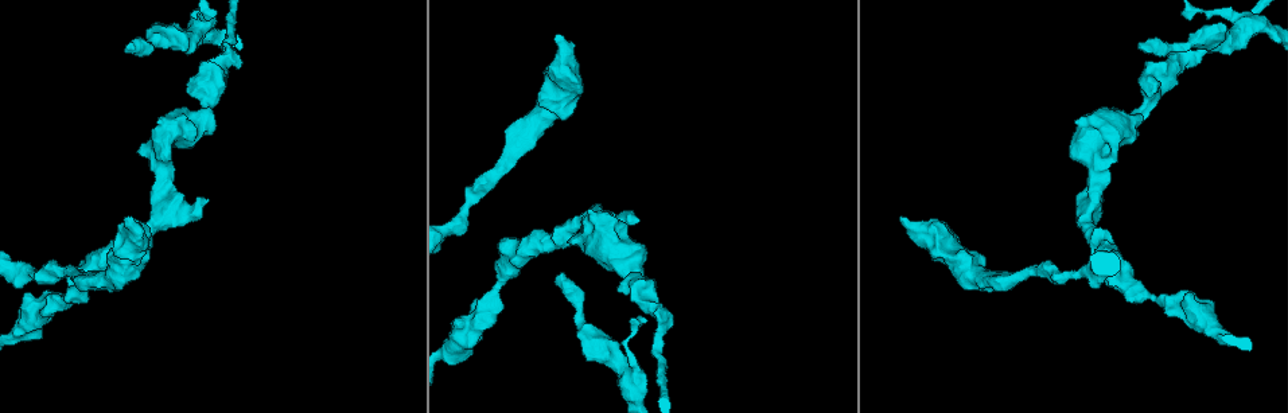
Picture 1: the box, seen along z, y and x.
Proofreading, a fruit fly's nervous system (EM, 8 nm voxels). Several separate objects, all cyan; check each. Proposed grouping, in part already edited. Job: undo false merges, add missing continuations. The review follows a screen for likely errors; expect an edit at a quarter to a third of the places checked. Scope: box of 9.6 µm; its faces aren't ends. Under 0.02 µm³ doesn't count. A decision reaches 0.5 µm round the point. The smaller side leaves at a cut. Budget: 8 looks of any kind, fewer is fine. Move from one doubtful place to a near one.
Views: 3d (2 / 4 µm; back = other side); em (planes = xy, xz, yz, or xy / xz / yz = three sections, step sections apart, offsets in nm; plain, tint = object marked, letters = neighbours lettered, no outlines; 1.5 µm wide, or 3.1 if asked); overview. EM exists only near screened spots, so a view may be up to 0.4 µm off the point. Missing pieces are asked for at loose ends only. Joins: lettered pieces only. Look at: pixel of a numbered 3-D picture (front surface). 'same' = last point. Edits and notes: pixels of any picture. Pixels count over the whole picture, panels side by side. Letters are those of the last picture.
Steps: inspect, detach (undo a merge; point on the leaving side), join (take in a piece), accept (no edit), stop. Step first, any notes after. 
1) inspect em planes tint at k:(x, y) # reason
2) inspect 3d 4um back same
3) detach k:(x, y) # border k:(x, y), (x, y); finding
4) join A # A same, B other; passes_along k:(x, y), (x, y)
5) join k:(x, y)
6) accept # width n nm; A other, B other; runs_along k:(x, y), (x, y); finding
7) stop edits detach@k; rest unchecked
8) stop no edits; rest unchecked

inspect em yz step 8 letters at 1:(127, 46) # free end

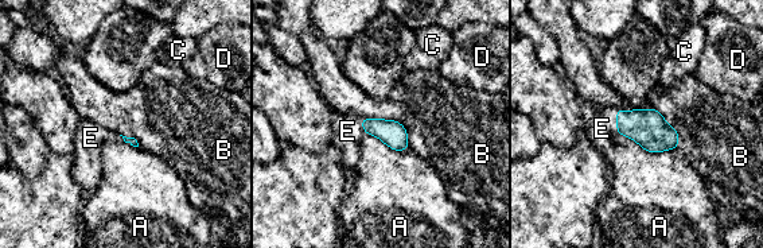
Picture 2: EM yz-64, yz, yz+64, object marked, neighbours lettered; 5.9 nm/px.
inspect em planes letters same

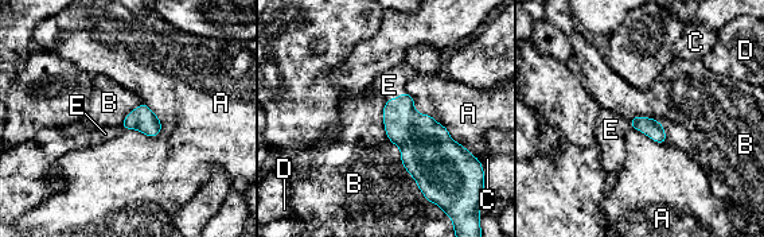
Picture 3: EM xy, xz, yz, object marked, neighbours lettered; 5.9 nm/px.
join E # width 110 nm; A other, B other, C other, D other, E same; passes_along 3:(414, 133), (394, 98), (389, 85); the neuron continues

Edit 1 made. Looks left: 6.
inspect em planes tint at 1:(621, 251) # calibre changes

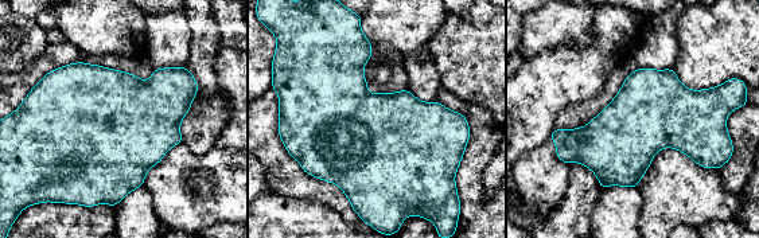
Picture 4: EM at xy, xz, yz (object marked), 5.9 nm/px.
inspect em planes letters same # what lies round it

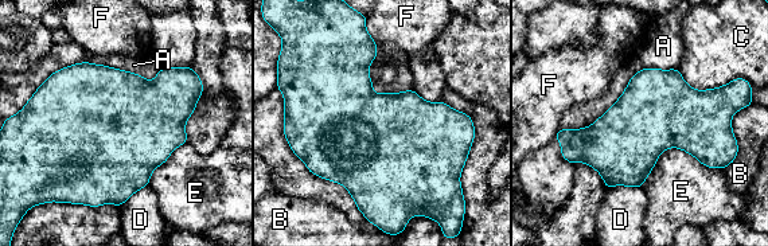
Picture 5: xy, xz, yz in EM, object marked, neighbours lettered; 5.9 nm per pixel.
accept # width 460 nm; A other, B other, C other, D other, E other, F other; one neuron here

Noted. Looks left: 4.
inspect em planes tint at 1:(75, 295) # calibre changes

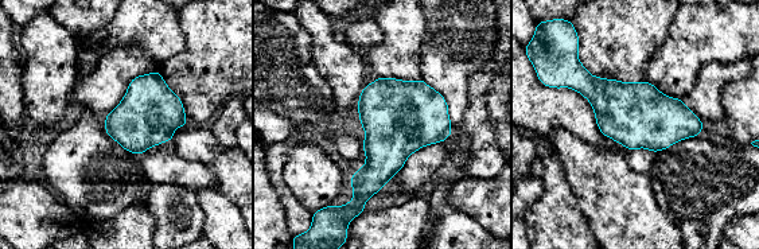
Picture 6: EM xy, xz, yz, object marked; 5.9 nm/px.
inspect em planes letters same

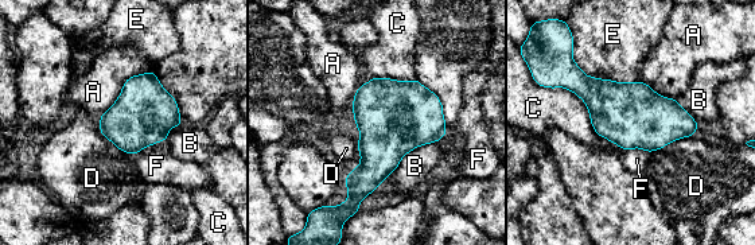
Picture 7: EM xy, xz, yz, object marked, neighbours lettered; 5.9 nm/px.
accept # A other, B other, C other, D other, E other, F other; continuous, no second neuron

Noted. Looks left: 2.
stop edits join@3; rest unchecked

